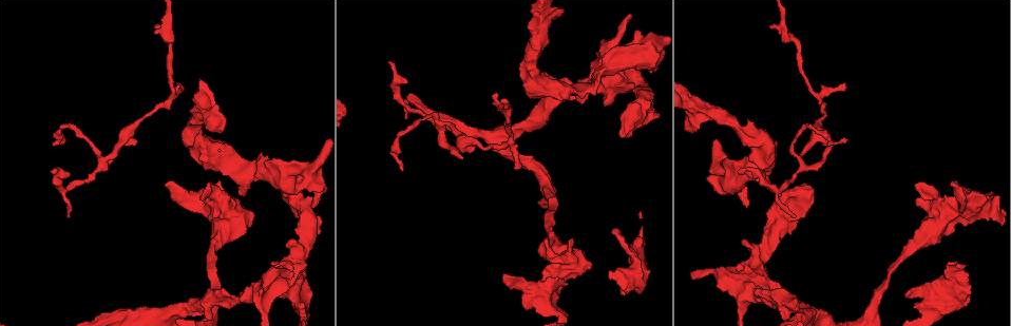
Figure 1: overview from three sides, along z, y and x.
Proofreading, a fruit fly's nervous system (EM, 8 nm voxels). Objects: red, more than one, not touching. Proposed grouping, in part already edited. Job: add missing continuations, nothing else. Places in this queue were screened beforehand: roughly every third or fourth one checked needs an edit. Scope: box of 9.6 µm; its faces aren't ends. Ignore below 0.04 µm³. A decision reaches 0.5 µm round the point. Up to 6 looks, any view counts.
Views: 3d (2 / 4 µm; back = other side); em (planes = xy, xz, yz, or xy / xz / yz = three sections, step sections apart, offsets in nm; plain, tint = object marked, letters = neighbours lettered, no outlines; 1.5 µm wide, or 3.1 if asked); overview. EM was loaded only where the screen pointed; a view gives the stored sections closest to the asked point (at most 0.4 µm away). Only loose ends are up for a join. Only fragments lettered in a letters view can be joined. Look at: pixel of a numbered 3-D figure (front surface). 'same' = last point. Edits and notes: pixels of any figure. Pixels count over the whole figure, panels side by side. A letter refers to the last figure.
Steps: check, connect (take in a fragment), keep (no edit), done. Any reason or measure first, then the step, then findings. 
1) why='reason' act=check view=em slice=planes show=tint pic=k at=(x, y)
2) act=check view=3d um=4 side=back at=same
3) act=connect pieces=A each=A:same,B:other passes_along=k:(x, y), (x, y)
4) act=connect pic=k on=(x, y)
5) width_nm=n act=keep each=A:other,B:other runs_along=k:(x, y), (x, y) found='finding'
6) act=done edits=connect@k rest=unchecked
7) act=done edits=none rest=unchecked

why='free end' act=check view=em slice=planes show=letters pic=1 at=(291, 273)

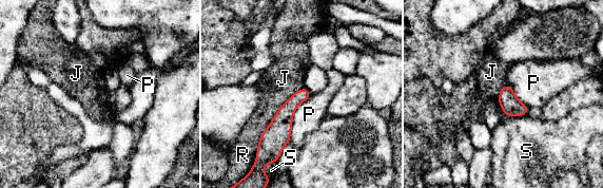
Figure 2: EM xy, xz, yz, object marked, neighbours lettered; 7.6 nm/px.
width_nm=110 act=keep each=J:other,P:other,R:other,S:other border=2:(311, 93), (294, 112), (289, 140) found='none of them fits'

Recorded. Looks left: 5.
why='thick end' act=check view=3d um=4 pic=1 at=(606, 103)

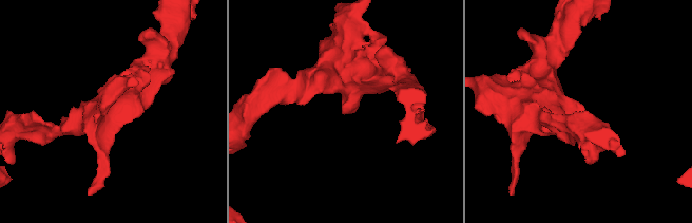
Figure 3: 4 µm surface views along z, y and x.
why='shape alone is not enough' act=check view=em slice=xz step=4 show=tint pic=3 at=(343, 106)

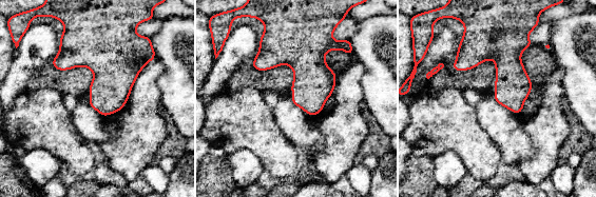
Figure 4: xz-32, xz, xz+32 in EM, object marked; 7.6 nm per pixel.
why='another direction' act=check view=em slice=planes show=letters at=same

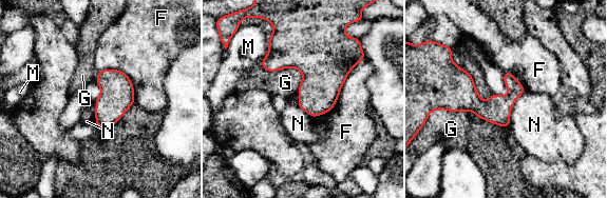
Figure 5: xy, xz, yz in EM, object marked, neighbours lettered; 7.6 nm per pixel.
act=keep each=F:other,G:other,M:other,N:other border=5:(525, 88), (511, 109), (509, 124) found='none of them fits'

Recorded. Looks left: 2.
why='thin end' act=check view=em slice=xz step=8 show=tint pic=1 at=(739, 173)

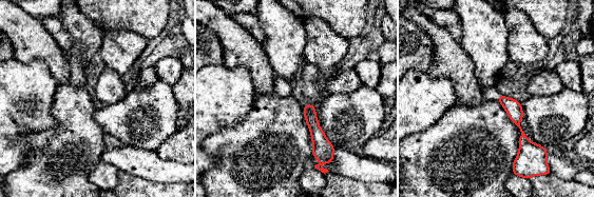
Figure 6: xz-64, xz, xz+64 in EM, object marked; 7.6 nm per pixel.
why='another direction' act=check view=em slice=planes show=letters at=same

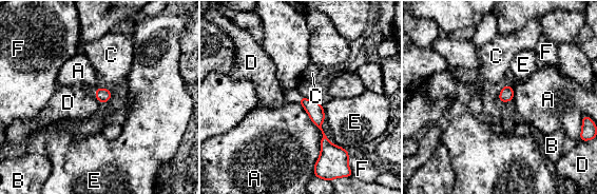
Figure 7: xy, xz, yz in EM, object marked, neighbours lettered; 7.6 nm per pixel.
act=keep each=A:other,B:other,C:other,D:other,E:other,F:other runs_along=7:(302, 100), (324, 135), (321, 160) found='none of them fits'

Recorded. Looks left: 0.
act=done edits=none rest=unchecked

